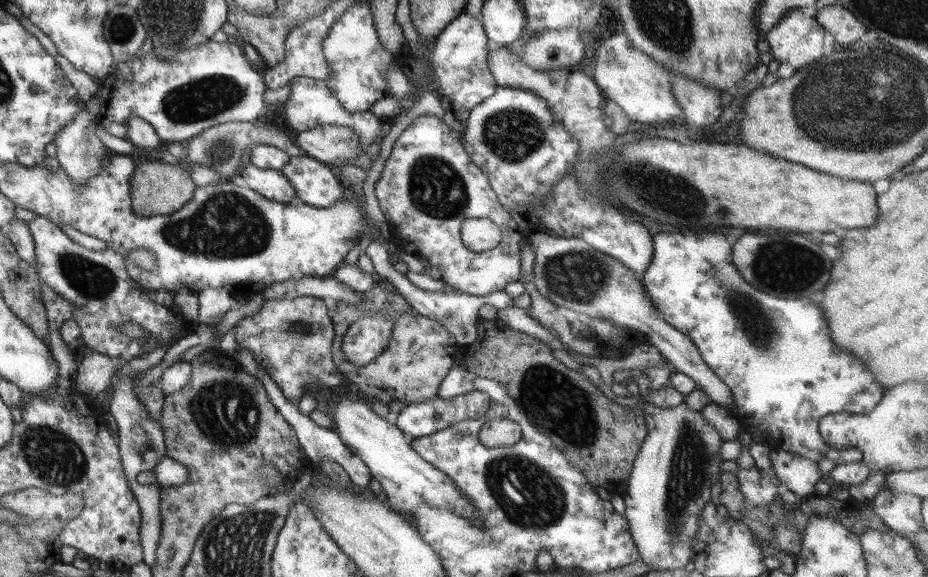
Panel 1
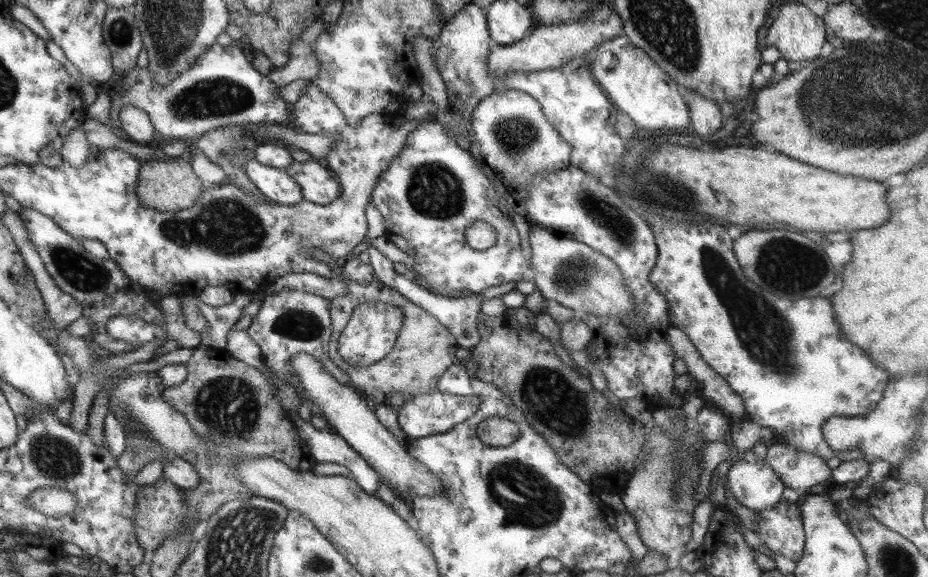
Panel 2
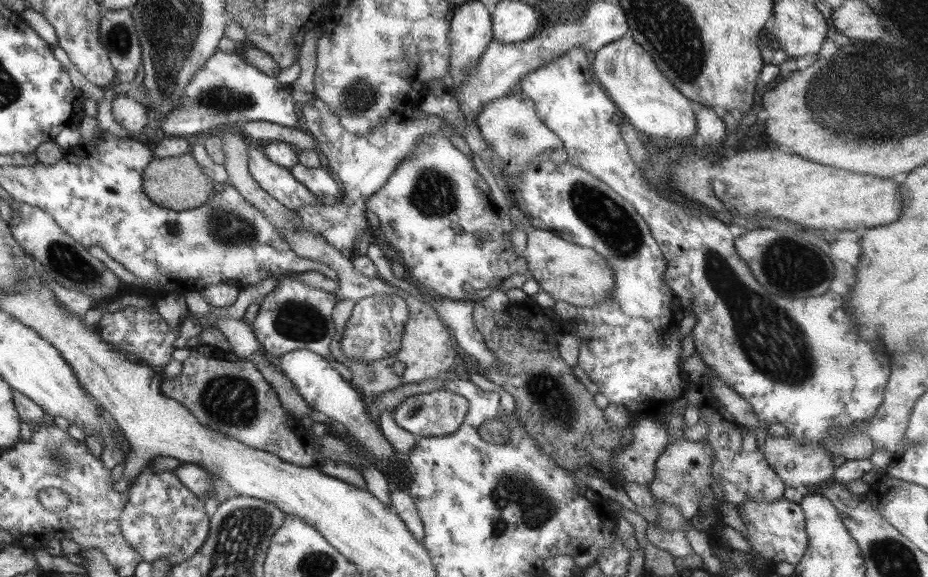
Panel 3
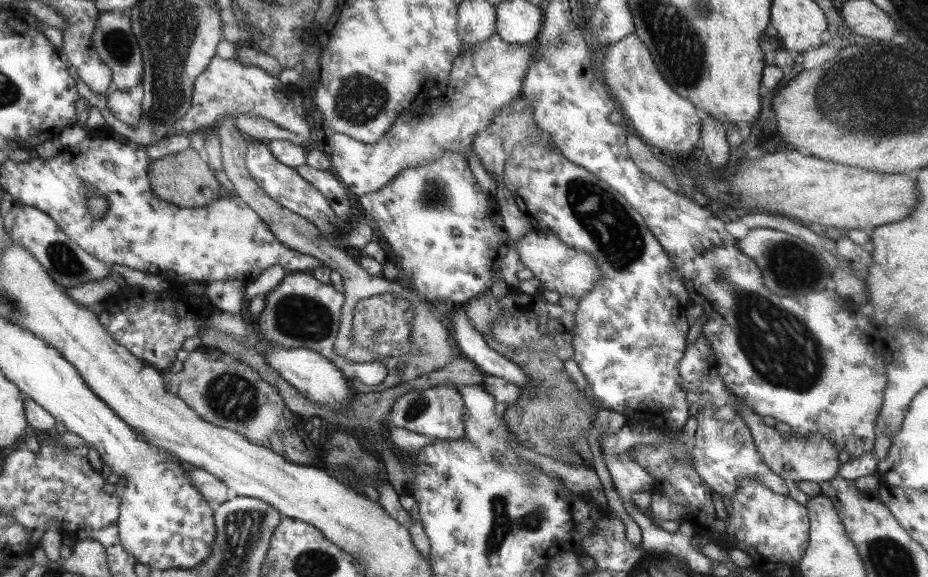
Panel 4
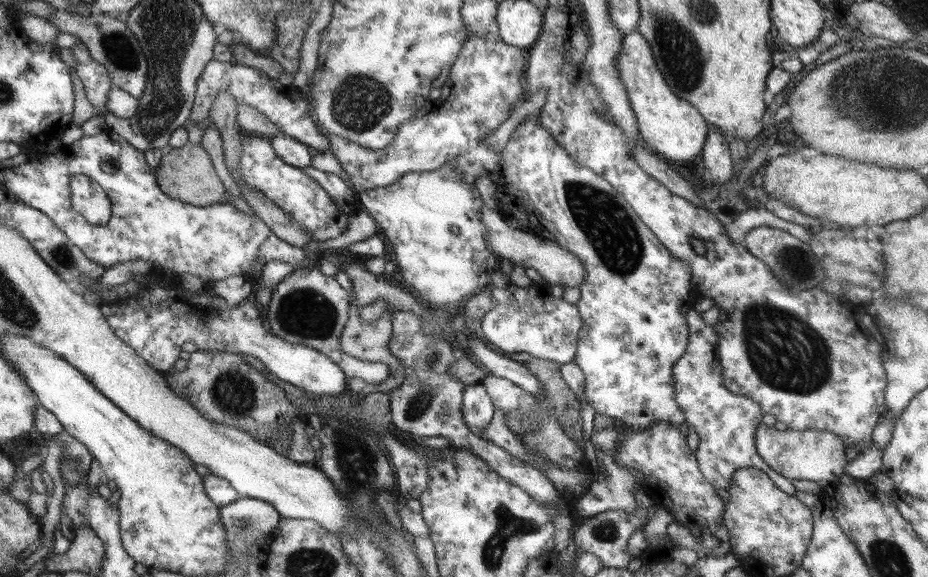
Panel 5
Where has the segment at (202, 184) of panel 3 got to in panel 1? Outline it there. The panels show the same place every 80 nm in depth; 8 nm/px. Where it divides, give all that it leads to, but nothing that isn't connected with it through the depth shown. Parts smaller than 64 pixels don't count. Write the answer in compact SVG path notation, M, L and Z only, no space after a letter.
M139 160L135 173L132 174L131 206L138 216L170 215L183 209L195 196L196 184L192 181L190 170L184 163L182 166L168 164L163 160Z

